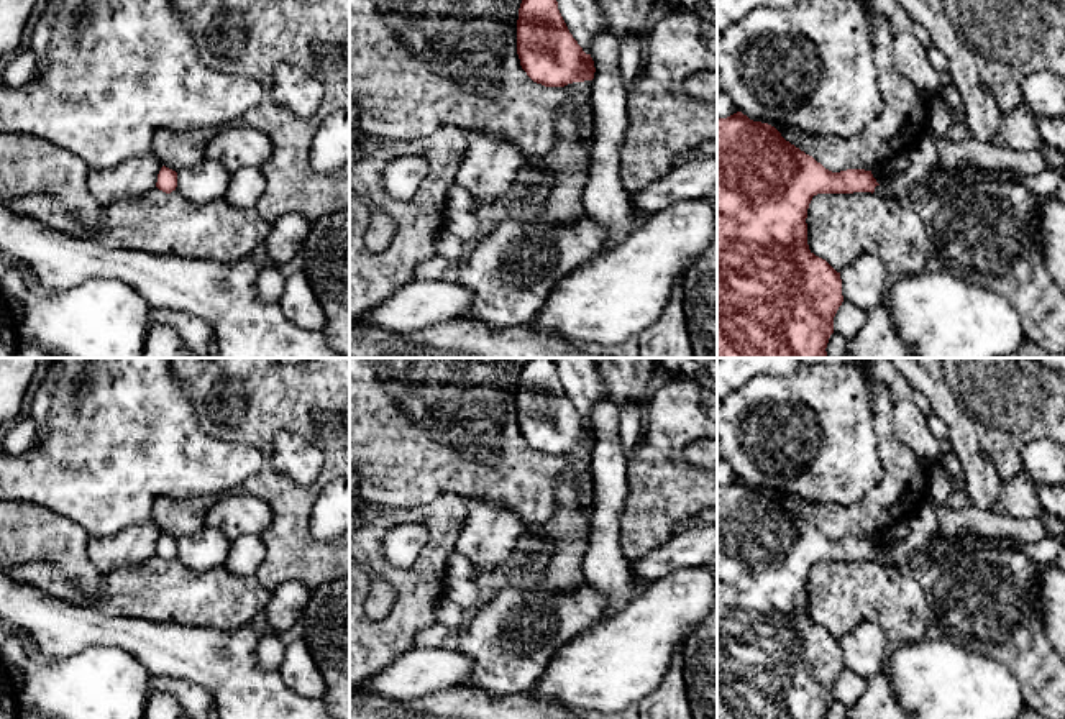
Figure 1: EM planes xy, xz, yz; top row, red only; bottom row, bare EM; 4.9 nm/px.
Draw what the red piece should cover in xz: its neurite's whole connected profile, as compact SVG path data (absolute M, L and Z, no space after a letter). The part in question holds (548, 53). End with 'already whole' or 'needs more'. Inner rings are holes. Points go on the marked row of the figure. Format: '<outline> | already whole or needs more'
M522 0L517 54L527 76L545 87L594 79L594 61L569 33L556 0Z | already whole

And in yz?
M742 112L717 117L717 358L829 358L827 343L834 333L834 317L843 302L842 279L825 259L807 245L807 208L817 194L871 192L880 197L934 199L927 185L935 166L935 148L927 133L907 151L909 167L878 184L871 171L832 172L806 154L781 133Z | needs more

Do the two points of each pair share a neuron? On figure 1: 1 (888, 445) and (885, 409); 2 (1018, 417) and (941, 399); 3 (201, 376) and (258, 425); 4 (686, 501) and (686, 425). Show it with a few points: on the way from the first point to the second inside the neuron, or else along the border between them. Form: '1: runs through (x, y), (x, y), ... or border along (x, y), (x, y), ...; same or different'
1: runs through (886, 437), (885, 417); same
2: border along (942, 375), (954, 399), (973, 422), (978, 439); different
3: runs through (201, 399), (204, 417), (214, 427), (235, 427); same
4: runs through (668, 483), (663, 478), (663, 448), (668, 444); same

